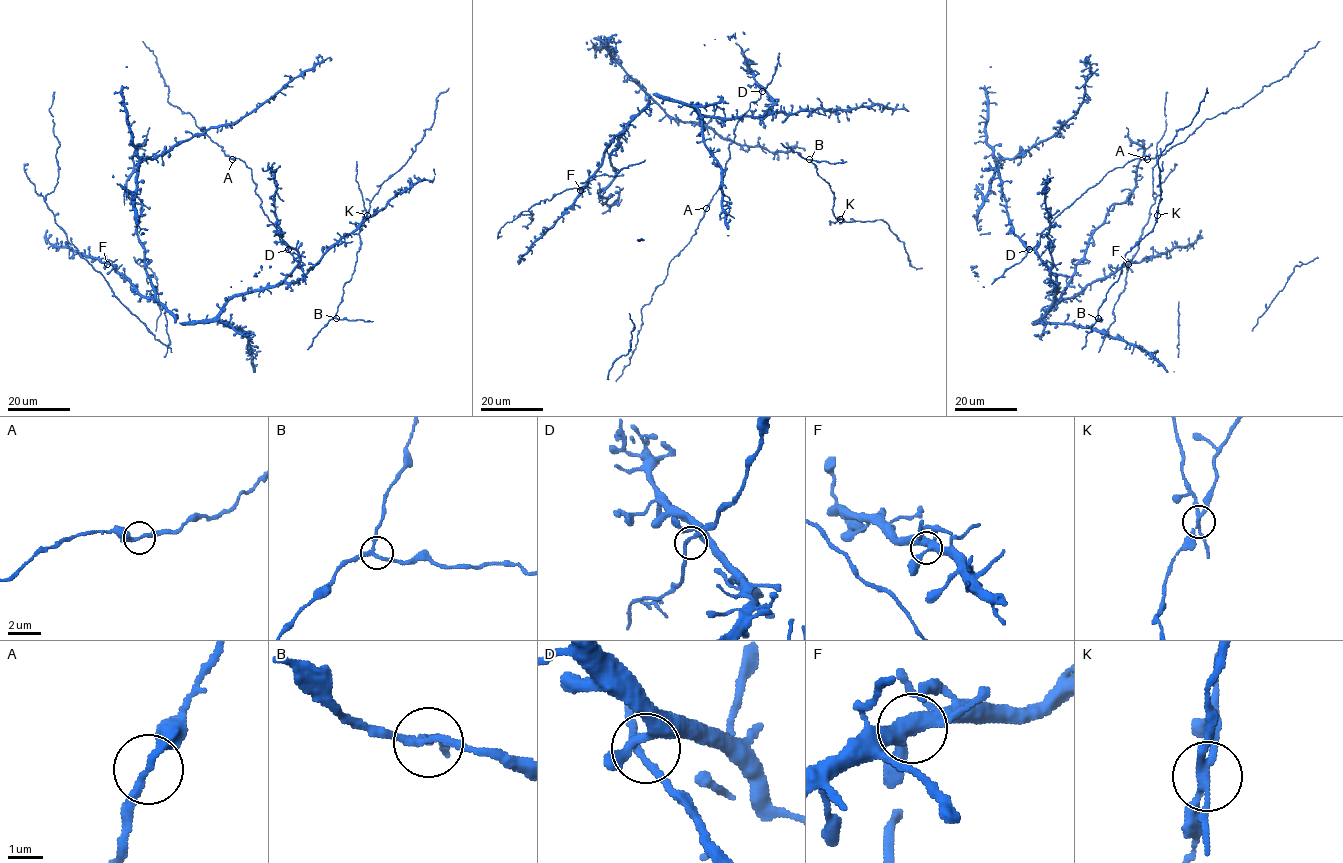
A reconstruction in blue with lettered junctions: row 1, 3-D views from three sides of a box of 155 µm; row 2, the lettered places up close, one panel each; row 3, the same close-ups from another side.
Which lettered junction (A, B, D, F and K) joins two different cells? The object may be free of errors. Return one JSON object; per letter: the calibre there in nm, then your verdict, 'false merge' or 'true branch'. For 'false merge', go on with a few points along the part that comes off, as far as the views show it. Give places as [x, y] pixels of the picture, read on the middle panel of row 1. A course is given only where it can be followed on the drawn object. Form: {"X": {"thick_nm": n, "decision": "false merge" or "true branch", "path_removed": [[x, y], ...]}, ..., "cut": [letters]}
{"A": {"thick_nm": 240, "decision": "true branch"}, "B": {"thick_nm": 190, "decision": "true branch"}, "D": {"thick_nm": 180, "decision": "true branch"}, "F": {"thick_nm": 360, "decision": "true branch"}, "K": {"thick_nm": 190, "decision": "false merge"}, "cut": ["K"]}

